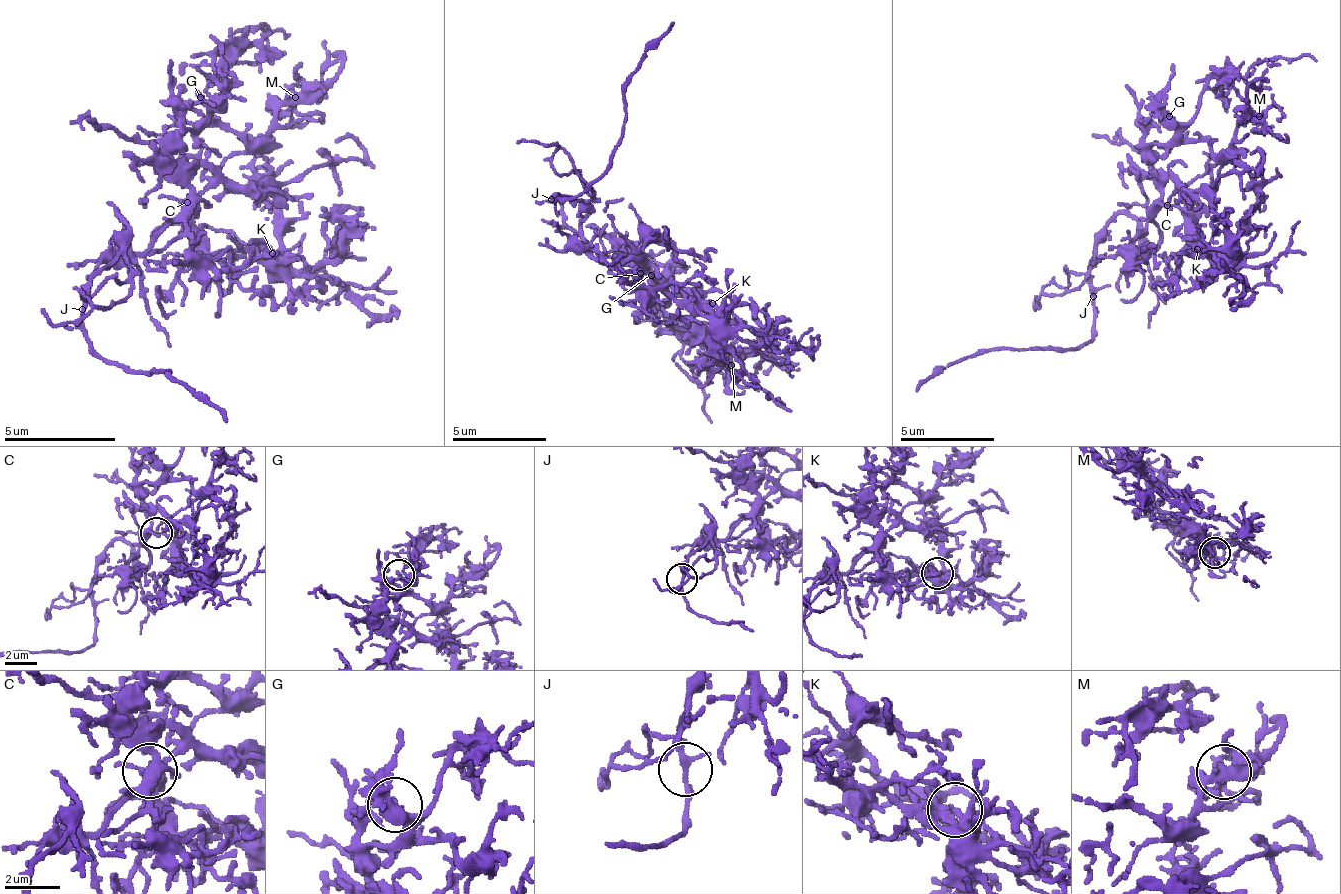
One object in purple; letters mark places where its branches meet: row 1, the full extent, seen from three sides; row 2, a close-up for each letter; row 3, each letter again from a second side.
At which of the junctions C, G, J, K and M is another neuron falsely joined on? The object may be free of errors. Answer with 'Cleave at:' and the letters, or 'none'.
Cleave at: none

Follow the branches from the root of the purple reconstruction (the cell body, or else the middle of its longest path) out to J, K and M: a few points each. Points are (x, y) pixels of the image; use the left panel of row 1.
J: (121, 253), (110, 253), (93, 270), (93, 287), (88, 292), (88, 304), (82, 309)
K: (121, 253), (149, 253), (155, 259), (216, 259), (233, 248), (267, 248), (272, 253)
M: (121, 253), (138, 253), (188, 203), (194, 203), (216, 181), (222, 164), (239, 153), (244, 153), (295, 97)

